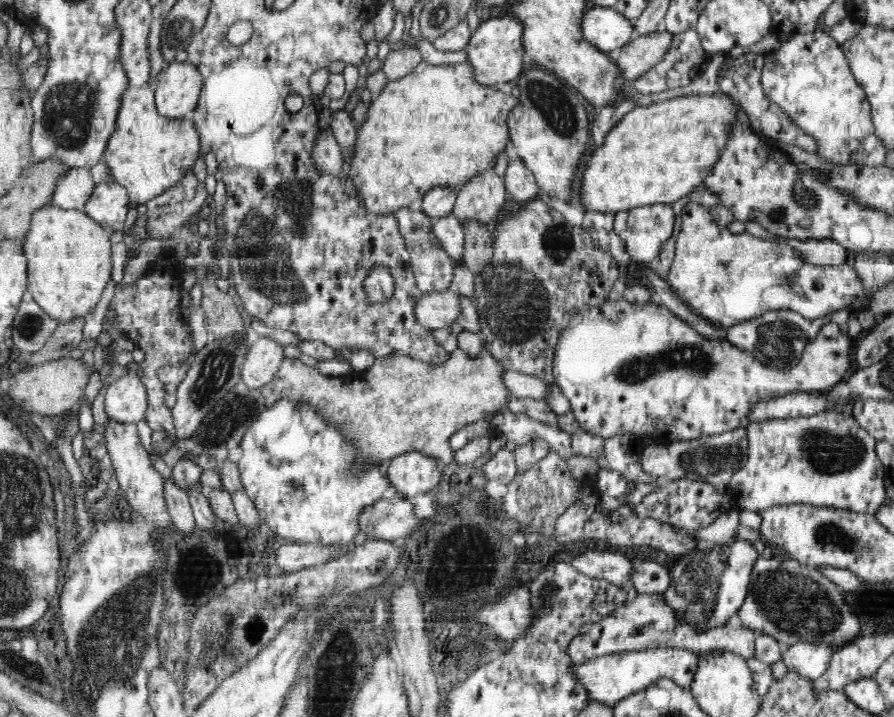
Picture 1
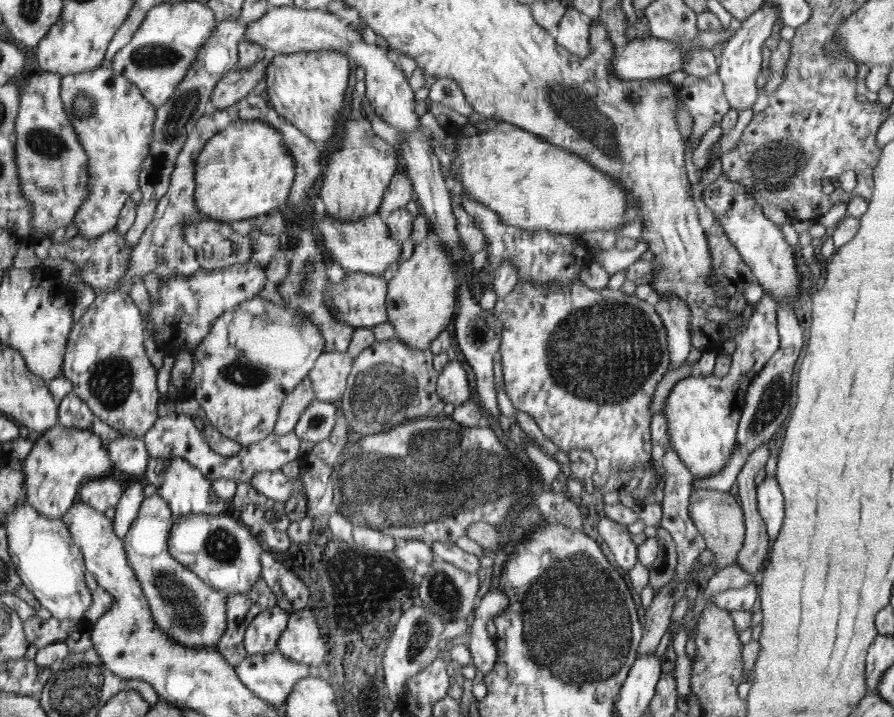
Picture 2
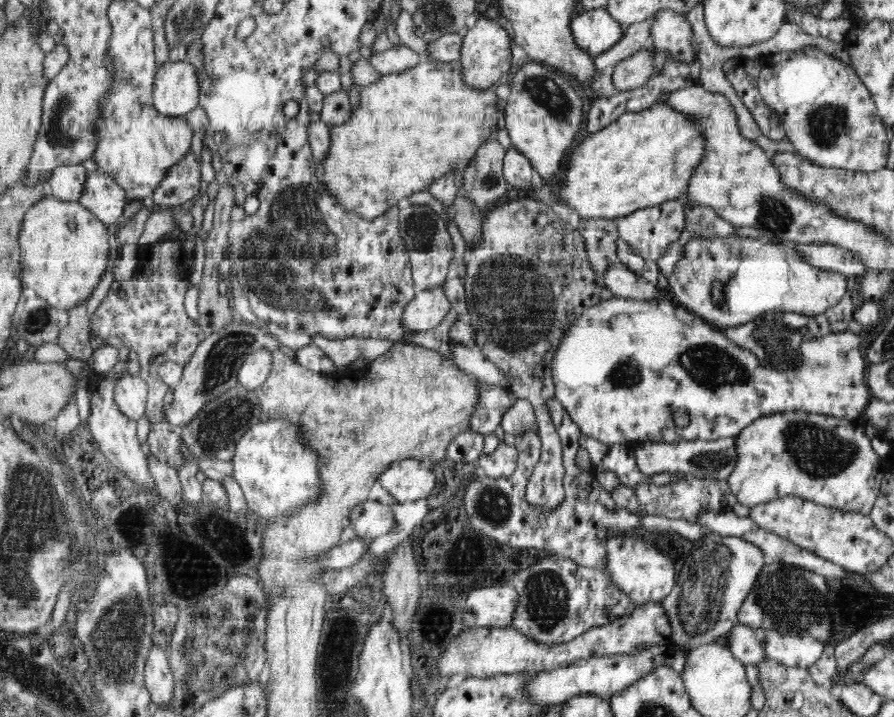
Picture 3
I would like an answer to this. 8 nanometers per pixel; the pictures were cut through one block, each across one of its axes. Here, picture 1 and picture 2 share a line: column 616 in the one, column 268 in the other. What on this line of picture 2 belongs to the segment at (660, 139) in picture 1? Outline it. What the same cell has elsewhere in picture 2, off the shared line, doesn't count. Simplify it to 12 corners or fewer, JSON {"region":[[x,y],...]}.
{"region":[[240,119],[196,158],[195,203],[214,221],[286,202],[282,133]]}

